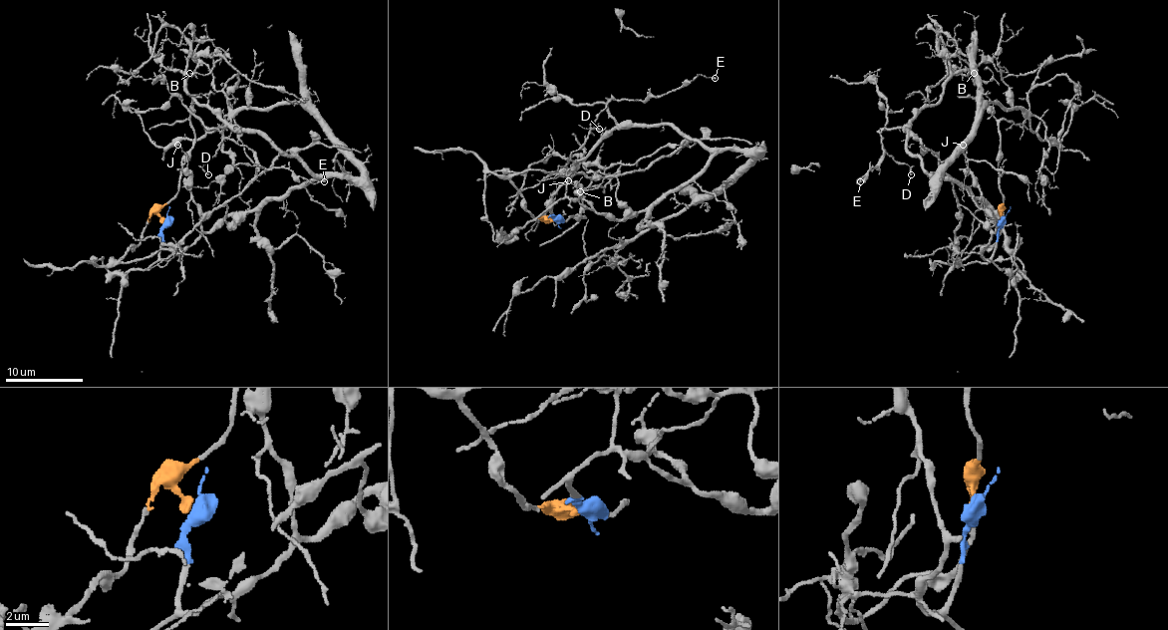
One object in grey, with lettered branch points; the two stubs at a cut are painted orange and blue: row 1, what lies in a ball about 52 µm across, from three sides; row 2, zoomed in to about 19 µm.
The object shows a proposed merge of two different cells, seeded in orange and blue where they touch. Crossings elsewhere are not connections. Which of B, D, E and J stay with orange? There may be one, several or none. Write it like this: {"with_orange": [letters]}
{"with_orange": []}

